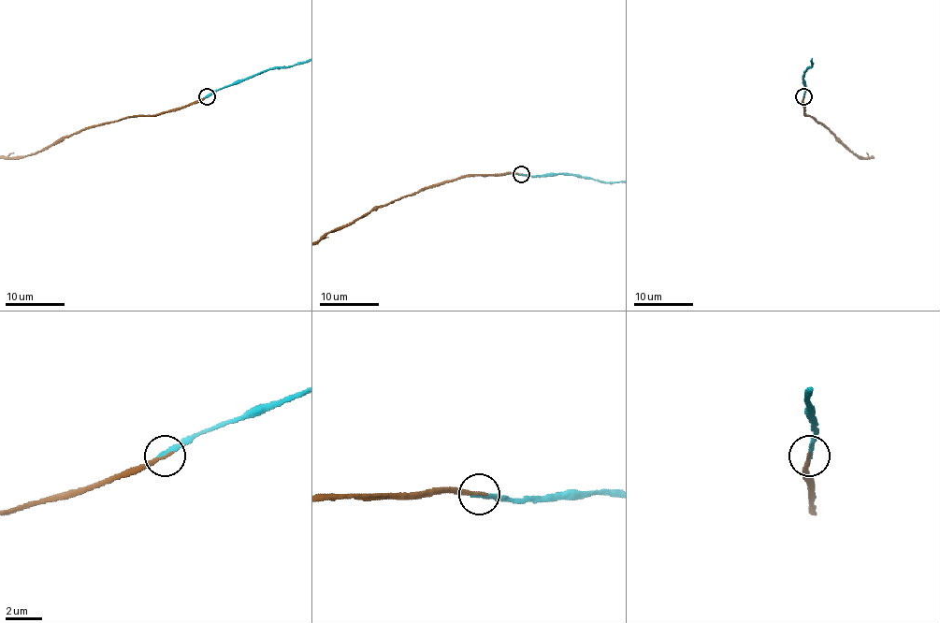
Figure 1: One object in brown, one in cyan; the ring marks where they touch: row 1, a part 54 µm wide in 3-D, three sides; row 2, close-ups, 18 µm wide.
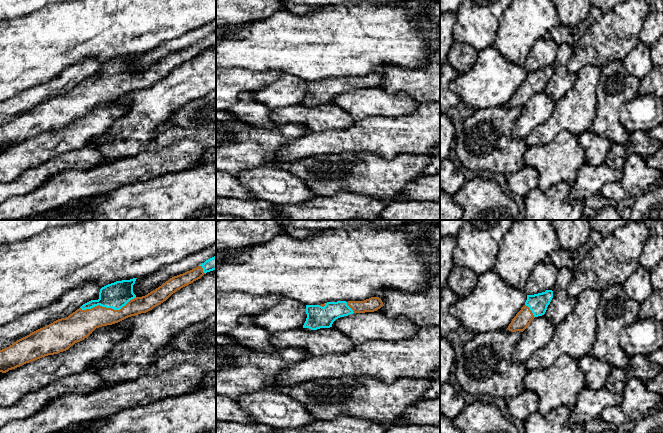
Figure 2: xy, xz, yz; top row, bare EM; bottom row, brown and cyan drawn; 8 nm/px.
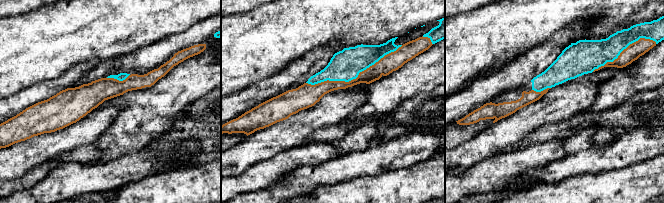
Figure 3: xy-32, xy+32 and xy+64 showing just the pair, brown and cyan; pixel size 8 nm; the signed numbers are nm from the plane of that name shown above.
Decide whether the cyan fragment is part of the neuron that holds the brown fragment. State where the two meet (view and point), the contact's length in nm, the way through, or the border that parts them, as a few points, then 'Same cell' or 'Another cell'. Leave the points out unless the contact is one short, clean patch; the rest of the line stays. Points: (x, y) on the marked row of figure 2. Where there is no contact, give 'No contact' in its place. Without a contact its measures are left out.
Touches brown at xy (108, 308). Shared border 460 nm. Same cell

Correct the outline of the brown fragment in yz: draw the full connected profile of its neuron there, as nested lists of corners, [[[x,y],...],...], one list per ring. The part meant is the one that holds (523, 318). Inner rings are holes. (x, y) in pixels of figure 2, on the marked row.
[[[546,290],[545,292],[534,295],[527,295],[525,305],[512,319],[507,329],[511,332],[523,332],[535,317],[545,314],[552,298],[552,290]]]

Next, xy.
[[[216,256],[190,271],[170,278],[142,297],[133,293],[137,278],[108,284],[100,289],[98,300],[83,304],[68,317],[58,319],[0,350],[0,372],[6,373],[42,357],[66,351],[87,338],[96,328],[146,313],[177,290],[213,270],[216,270]]]

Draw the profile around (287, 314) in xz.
[[[289,298],[280,299],[274,306],[251,316],[255,324],[269,333],[301,329],[306,321],[306,305]]]

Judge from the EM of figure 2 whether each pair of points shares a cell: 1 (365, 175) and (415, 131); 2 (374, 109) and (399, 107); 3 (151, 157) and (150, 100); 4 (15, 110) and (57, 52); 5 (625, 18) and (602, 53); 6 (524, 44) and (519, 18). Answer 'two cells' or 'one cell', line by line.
1: two cells
2: one cell
3: two cells
4: two cells
5: one cell
6: one cell

